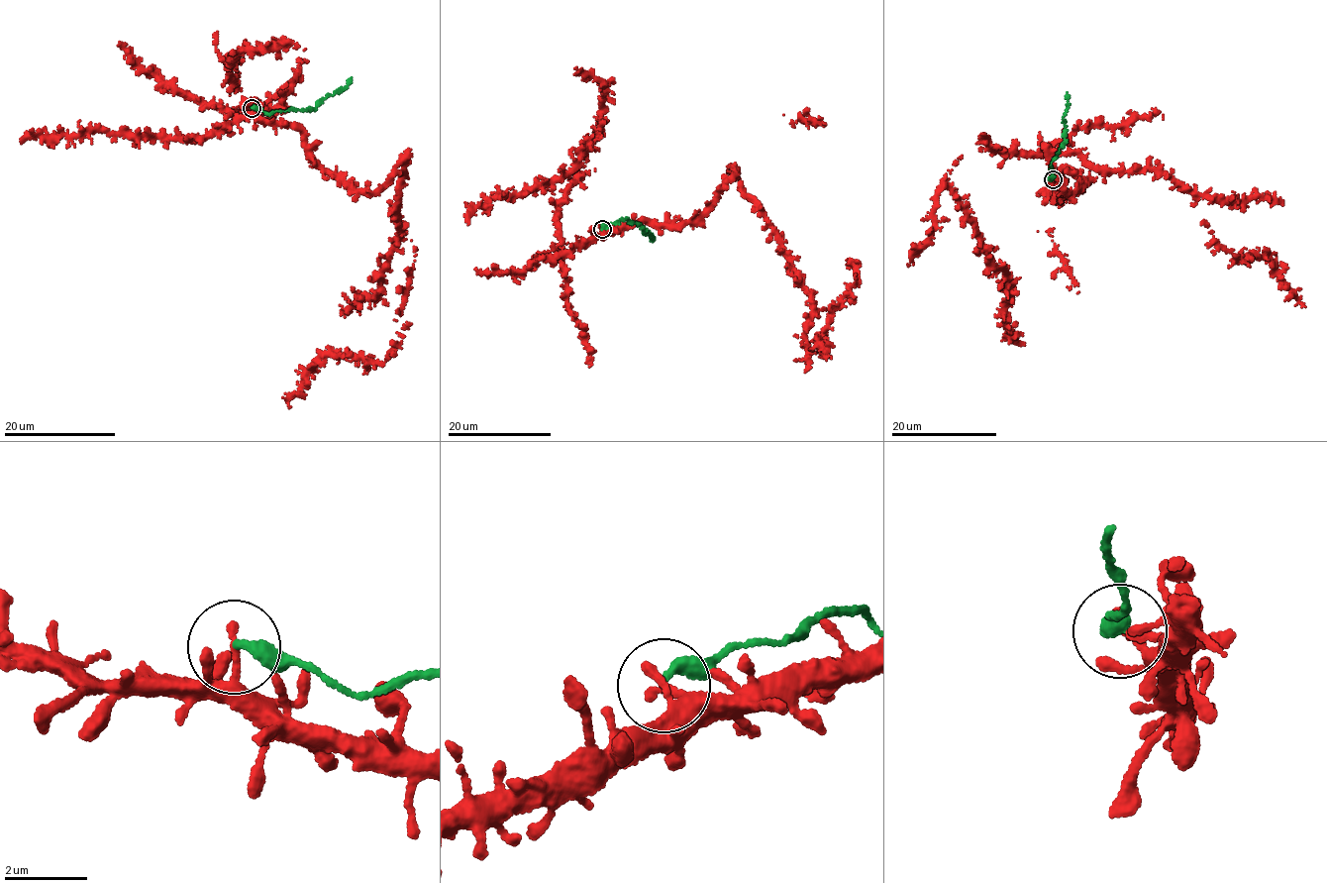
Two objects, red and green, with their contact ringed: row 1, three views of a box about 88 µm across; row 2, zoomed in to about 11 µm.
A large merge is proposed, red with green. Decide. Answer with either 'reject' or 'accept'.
reject

